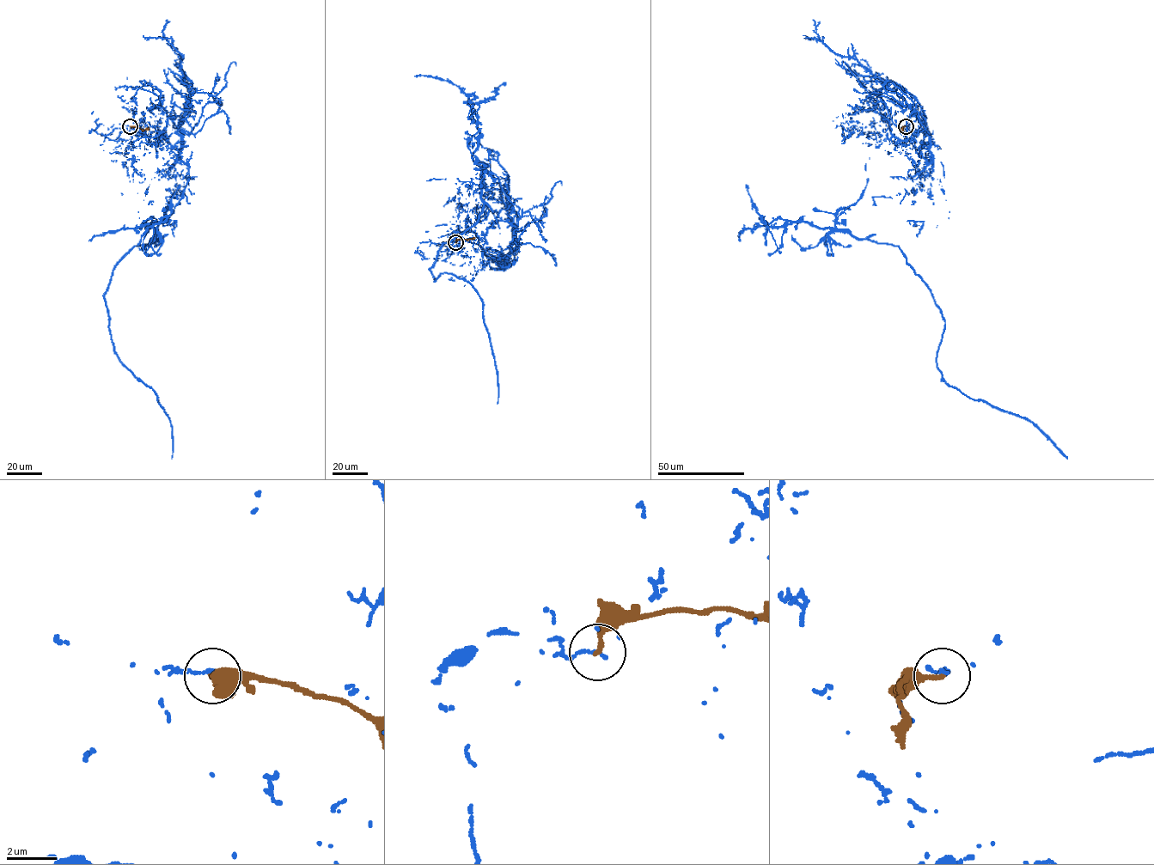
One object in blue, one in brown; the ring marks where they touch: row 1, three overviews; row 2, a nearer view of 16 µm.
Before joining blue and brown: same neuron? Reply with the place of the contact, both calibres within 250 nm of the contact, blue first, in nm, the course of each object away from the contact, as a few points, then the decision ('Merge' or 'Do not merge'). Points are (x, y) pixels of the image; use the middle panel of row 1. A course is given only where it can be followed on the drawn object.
Place: (455, 242). Thickness 140 nm (blue) against 200 nm. Course of blue: (456, 242), (513, 207), (507, 265), (492, 269), (495, 173), (430, 269), (481, 298), (497, 404). Course of brown: (456, 242), (474, 238). Do not merge

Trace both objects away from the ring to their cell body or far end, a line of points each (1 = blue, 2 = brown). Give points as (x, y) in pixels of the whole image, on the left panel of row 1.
1: (131, 125), (156, 146), (188, 99), (180, 198), (104, 295), (171, 459)
2: (131, 126), (149, 128)

